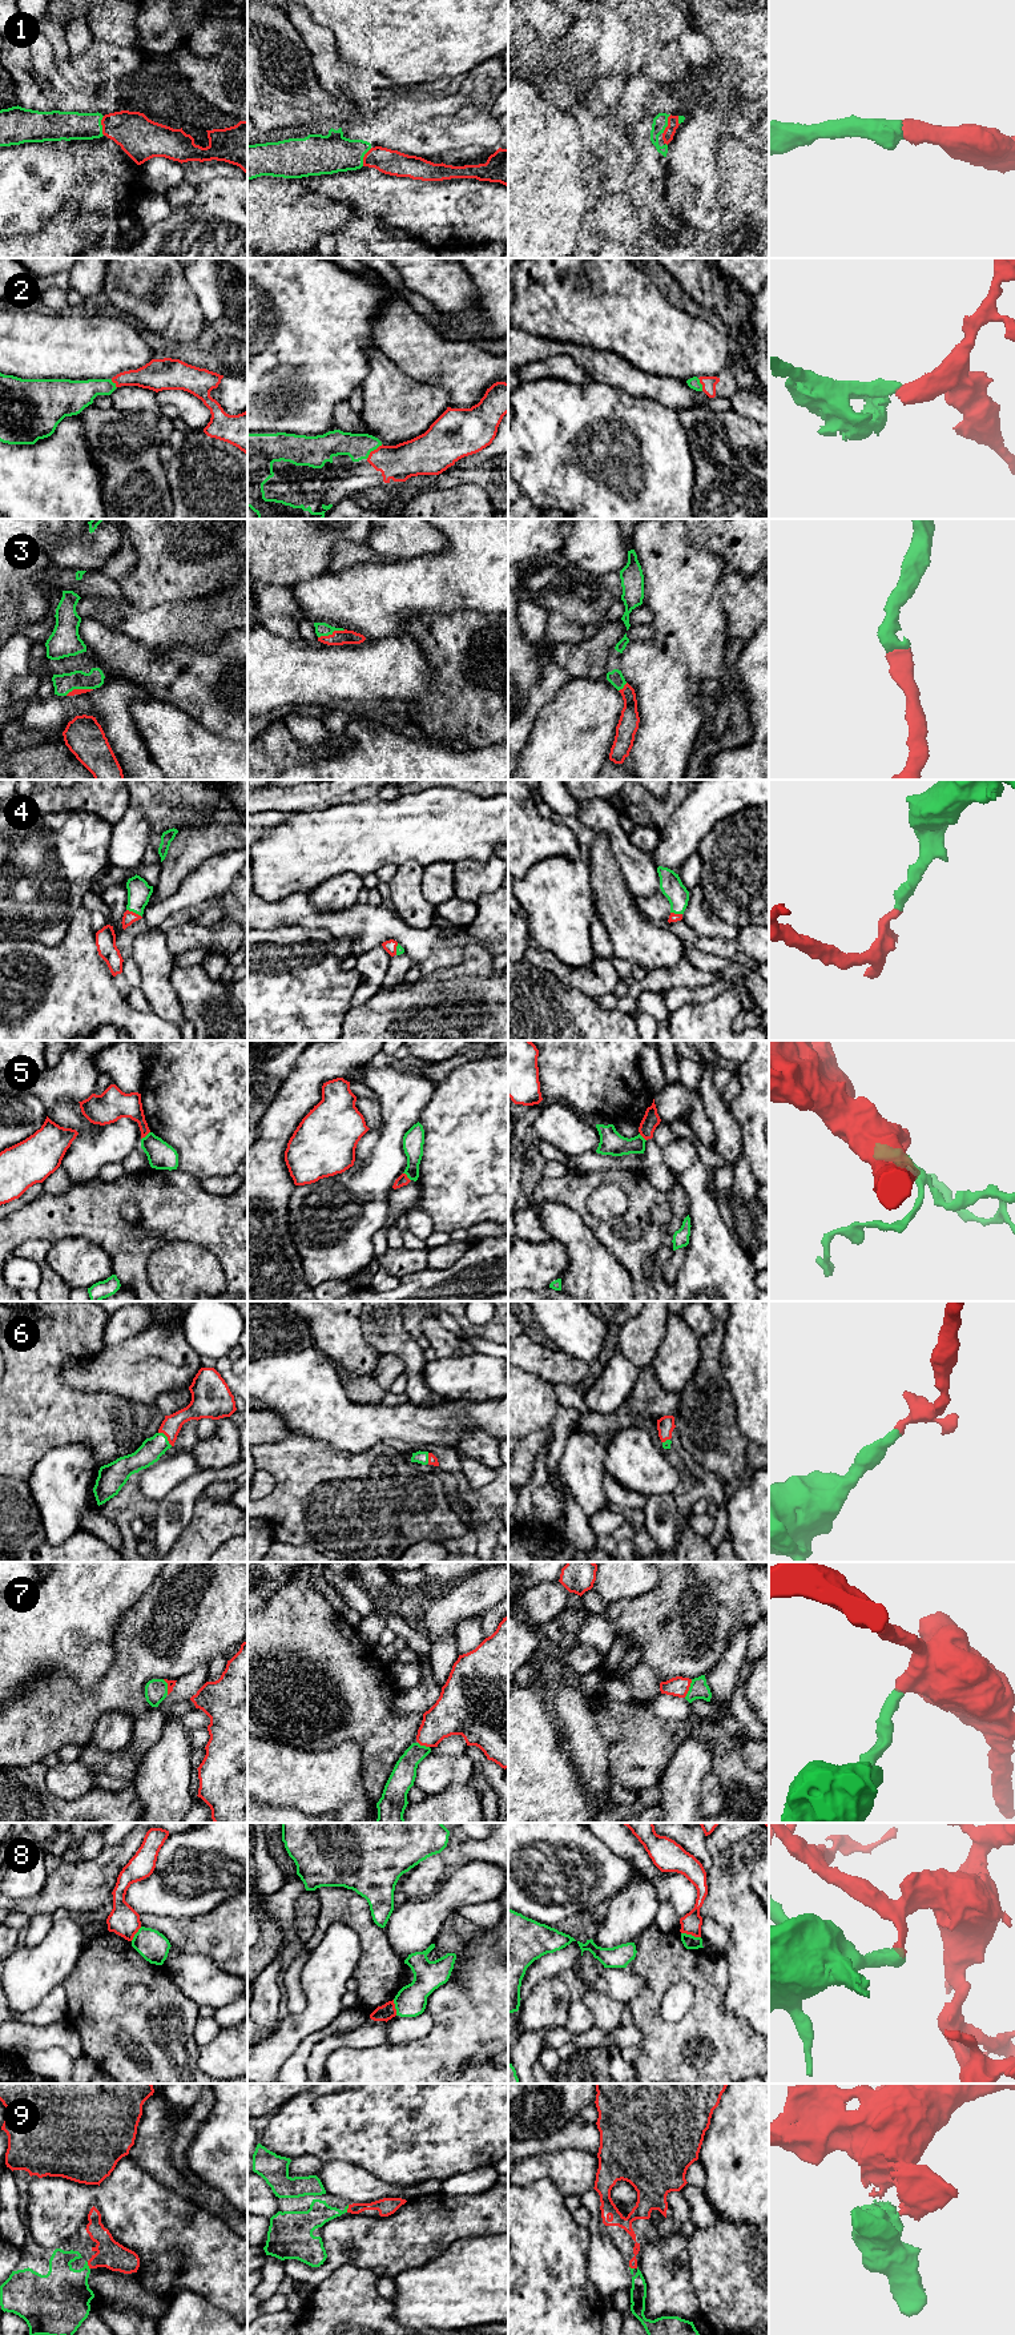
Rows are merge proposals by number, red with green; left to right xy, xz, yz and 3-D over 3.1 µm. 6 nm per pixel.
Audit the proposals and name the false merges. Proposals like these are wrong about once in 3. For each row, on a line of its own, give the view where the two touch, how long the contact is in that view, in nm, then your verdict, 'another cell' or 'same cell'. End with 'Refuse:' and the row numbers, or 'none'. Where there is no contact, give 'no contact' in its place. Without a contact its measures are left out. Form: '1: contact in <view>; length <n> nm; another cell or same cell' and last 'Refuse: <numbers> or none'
1: contact in xy; length 120 nm; same cell
2: contact in xz; length 130 nm; same cell
3: contact in xz; length 180 nm; same cell
4: contact in xy; length 110 nm; same cell
5: contact in xy; length 80 nm; another cell
6: contact in xy; length 120 nm; same cell
7: contact in yz; length 120 nm; same cell
8: contact in yz; length 120 nm; another cell
9: contact in xz; length 50 nm; same cell
Refuse: 5, 8

